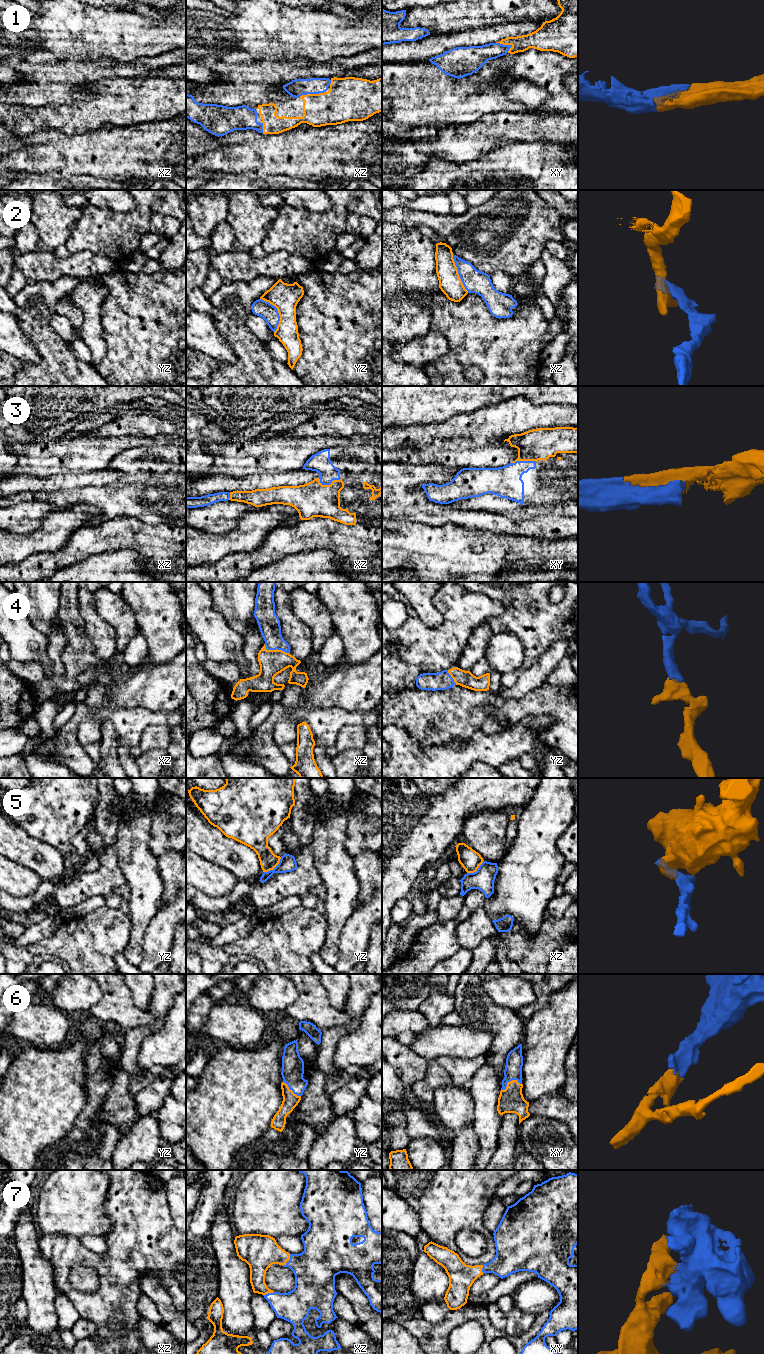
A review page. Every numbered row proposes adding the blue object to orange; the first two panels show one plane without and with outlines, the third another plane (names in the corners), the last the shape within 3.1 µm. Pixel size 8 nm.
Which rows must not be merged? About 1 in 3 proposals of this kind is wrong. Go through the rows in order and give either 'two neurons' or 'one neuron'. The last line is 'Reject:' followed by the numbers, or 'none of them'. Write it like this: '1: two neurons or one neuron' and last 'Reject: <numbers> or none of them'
1: one neuron
2: two neurons
3: one neuron
4: one neuron
5: two neurons
6: one neuron
7: one neuron
Reject: 2, 5

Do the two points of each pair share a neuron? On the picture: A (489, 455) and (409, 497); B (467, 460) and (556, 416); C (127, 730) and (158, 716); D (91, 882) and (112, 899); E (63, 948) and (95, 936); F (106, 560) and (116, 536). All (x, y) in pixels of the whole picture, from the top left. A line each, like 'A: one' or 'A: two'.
A: two
B: one
C: one
D: two
E: one
F: two

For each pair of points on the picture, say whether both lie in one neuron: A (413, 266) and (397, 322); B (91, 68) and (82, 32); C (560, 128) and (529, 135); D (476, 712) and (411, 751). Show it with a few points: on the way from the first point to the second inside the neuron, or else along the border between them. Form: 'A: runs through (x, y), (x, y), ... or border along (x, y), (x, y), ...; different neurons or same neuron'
A: runs through (413, 280), (413, 306), (411, 308); same neuron
B: border along (74, 57), (90, 59), (113, 58); different neurons
C: runs through (552, 128), (537, 128); same neuron
D: border along (403, 729), (406, 729), (422, 747), (443, 745); different neurons

